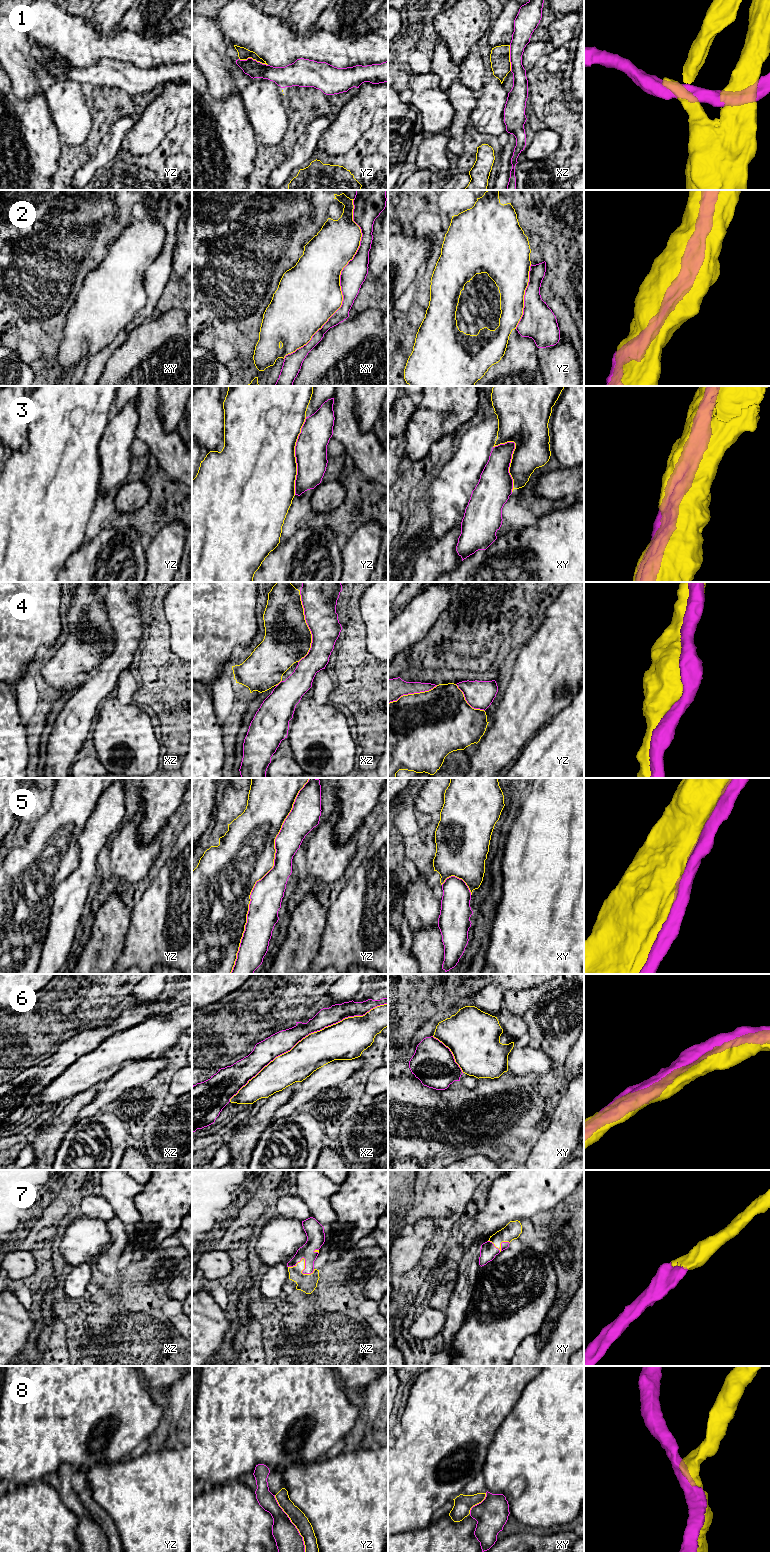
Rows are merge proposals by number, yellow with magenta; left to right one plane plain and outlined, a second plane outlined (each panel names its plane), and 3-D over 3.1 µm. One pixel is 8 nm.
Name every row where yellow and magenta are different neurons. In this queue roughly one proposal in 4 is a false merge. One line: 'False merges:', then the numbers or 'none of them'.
False merges: 1, 2, 8

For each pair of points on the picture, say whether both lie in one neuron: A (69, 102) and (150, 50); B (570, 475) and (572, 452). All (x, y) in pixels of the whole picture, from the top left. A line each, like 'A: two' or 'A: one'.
A: two
B: two

